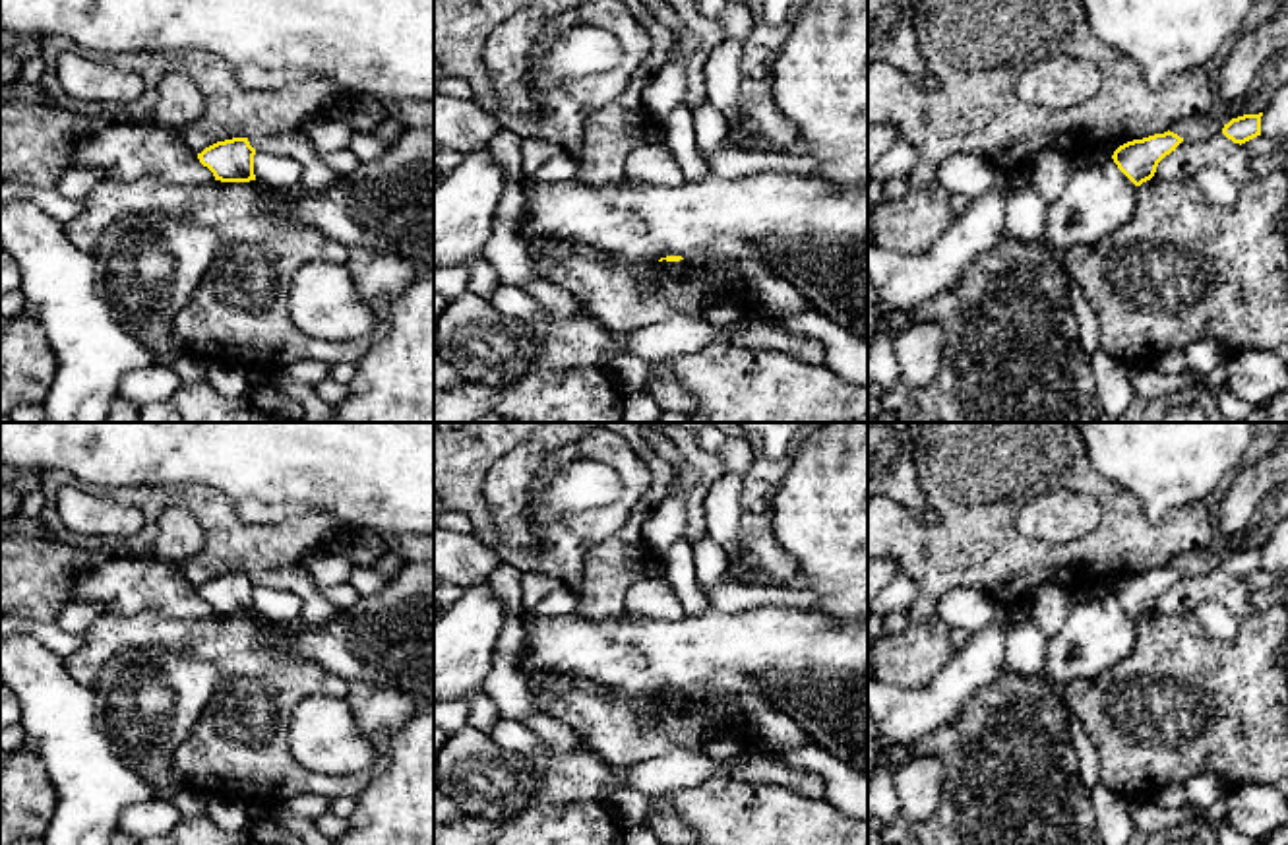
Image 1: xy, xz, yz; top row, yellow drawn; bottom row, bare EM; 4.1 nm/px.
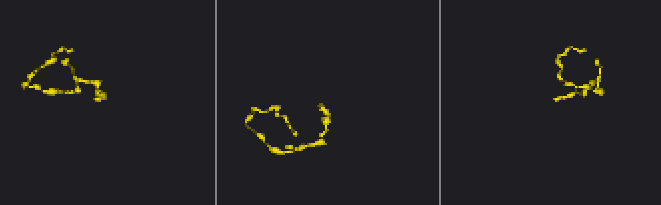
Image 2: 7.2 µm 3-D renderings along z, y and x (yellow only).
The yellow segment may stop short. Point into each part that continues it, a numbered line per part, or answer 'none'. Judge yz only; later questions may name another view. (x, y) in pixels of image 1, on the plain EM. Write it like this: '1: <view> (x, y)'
none

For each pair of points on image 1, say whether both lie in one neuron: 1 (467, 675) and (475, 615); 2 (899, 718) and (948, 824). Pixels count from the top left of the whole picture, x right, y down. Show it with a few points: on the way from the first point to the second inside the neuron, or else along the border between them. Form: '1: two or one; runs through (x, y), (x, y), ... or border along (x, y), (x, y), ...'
1: one; runs through (467, 659), (467, 630)
2: two; border along (950, 719), (888, 751)

